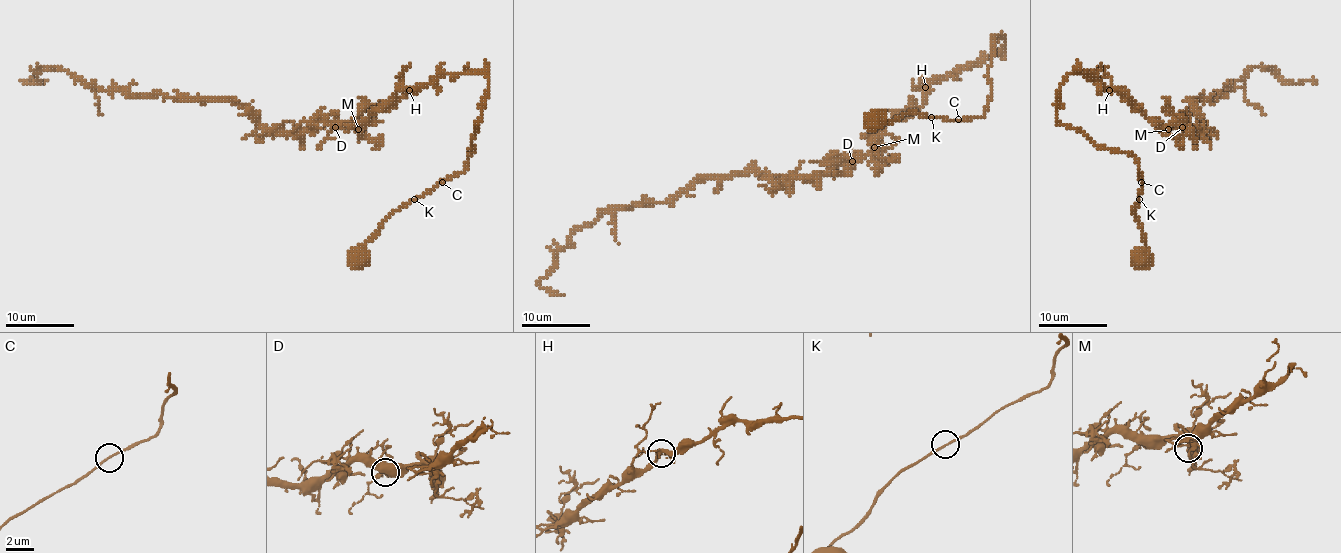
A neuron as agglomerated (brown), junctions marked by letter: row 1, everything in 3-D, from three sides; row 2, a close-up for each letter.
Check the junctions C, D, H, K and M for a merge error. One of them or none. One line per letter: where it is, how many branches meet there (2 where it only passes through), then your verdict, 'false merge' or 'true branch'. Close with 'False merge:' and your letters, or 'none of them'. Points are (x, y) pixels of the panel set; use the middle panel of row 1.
C: (958, 119) | 2 | true branch
D: (852, 161) | 3 | true branch
H: (925, 87) | 3 | true branch
K: (931, 117) | 2 | true branch
M: (874, 147) | 4 | true branch
False merge: none of them

